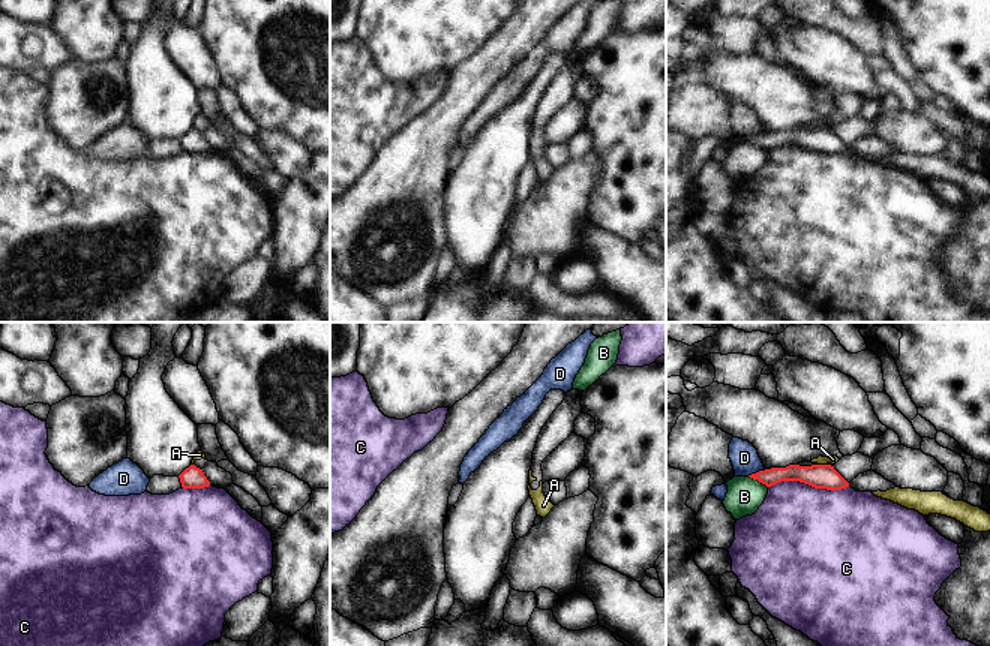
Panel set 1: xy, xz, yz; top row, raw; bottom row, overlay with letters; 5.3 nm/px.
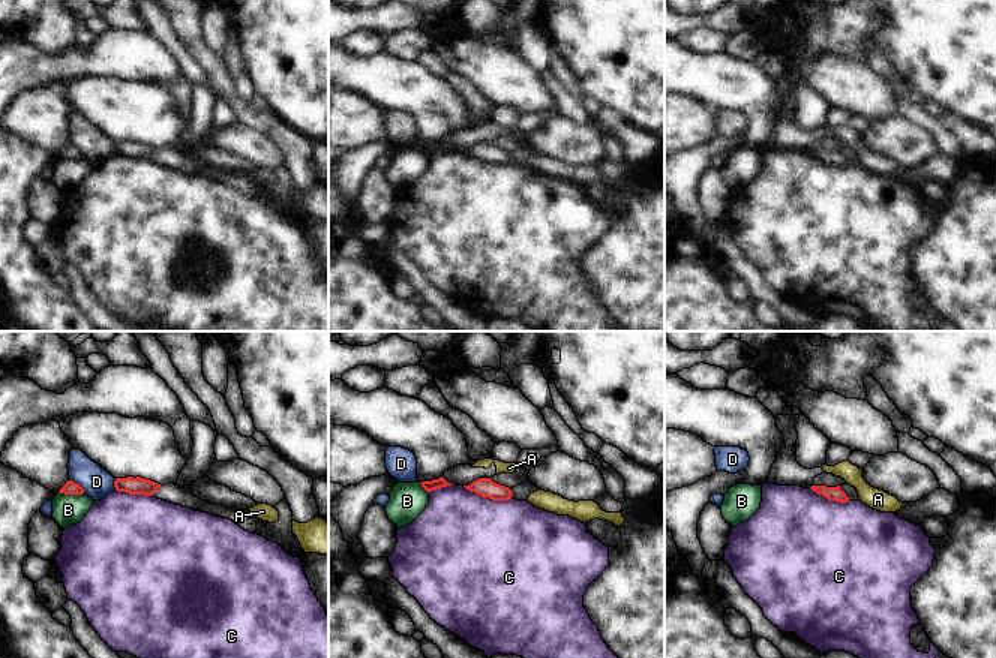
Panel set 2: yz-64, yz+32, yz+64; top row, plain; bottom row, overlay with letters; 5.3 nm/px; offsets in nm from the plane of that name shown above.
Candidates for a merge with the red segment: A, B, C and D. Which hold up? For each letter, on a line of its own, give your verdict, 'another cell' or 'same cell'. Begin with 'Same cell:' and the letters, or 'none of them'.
Same cell: none of them
A: another cell
B: another cell
C: another cell
D: another cell

